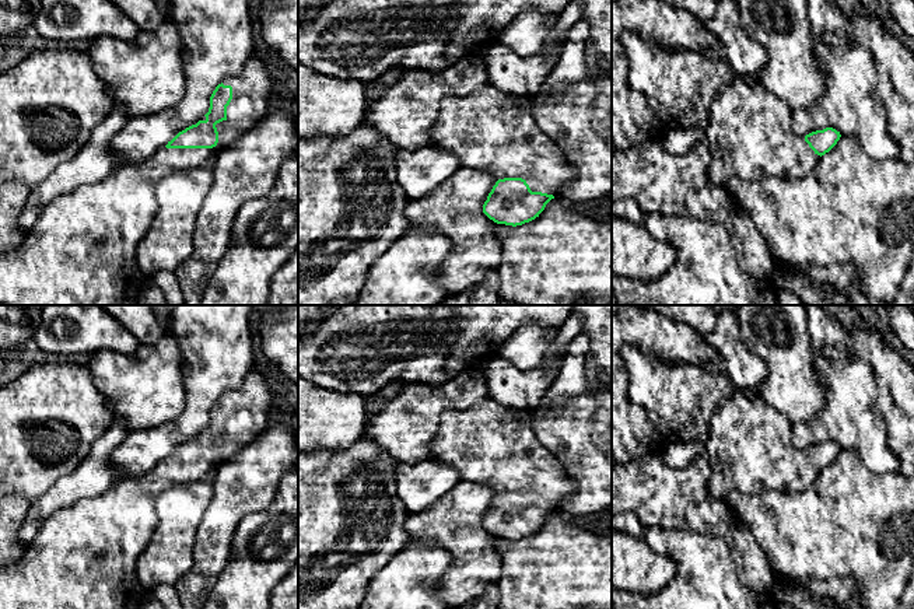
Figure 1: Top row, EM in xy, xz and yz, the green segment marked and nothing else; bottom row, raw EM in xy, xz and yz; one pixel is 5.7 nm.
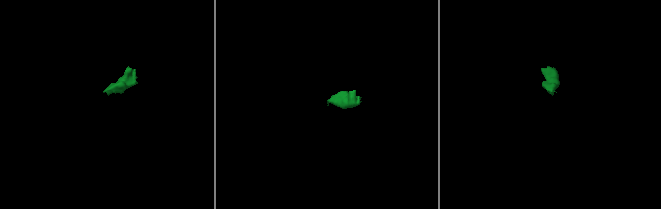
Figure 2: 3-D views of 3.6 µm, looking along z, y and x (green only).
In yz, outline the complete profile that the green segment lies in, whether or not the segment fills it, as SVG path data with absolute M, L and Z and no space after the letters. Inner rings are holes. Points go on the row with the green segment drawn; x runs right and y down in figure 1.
M735 76L711 106L705 130L711 153L710 179L724 188L731 178L746 182L803 178L841 134L833 127L801 137L792 130L792 111L761 83Z

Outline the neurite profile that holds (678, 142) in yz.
M666 129L659 141L669 154L684 155L707 139L705 132L698 129Z

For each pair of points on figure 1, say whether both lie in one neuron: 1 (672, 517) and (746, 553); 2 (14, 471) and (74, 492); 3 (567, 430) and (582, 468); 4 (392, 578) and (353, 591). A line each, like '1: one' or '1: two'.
1: one
2: two
3: one
4: two

